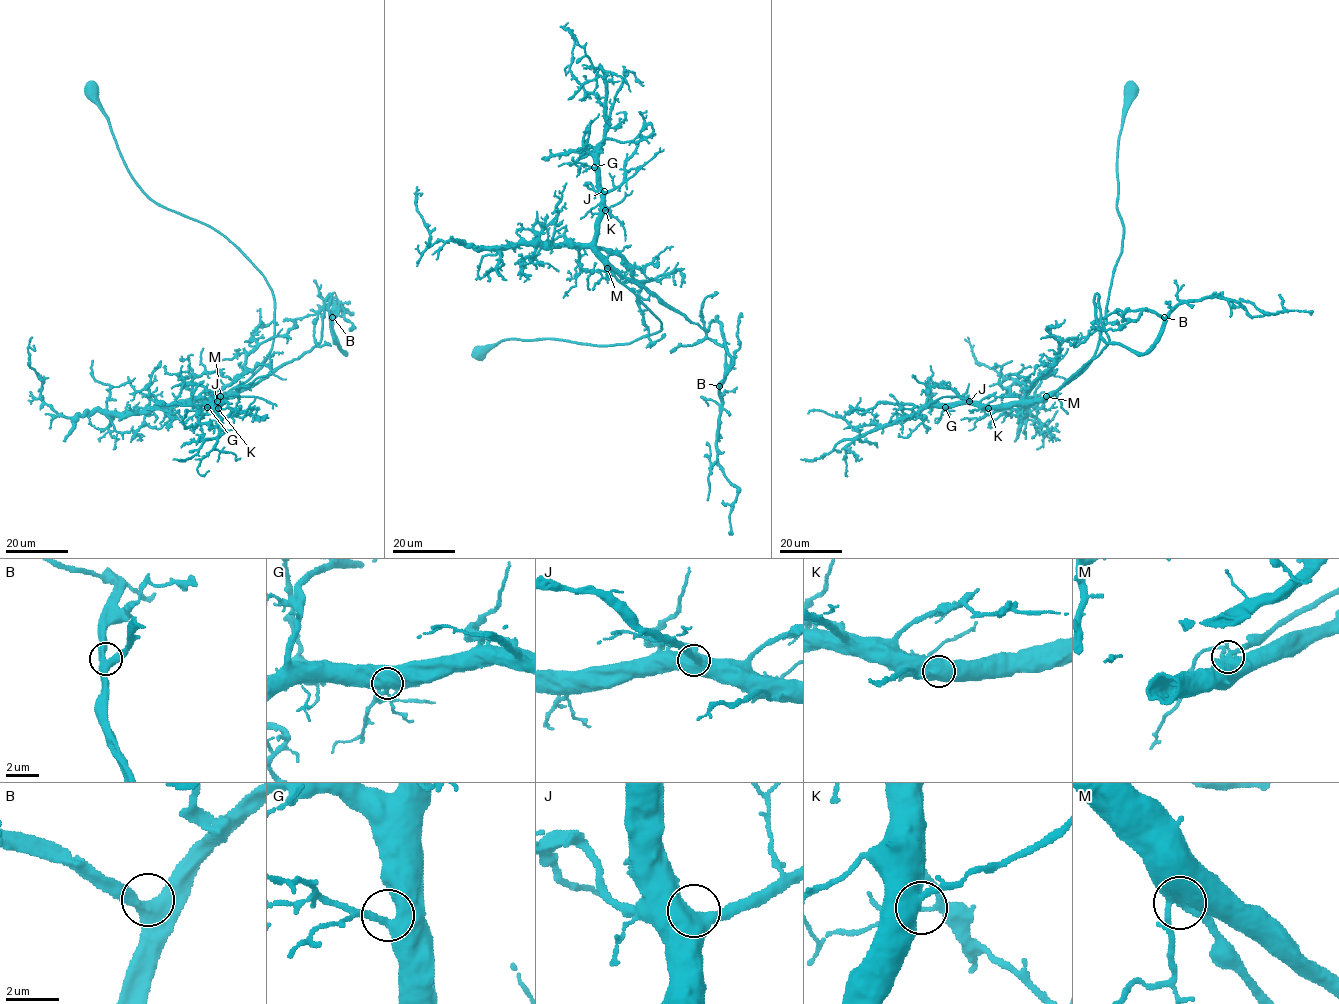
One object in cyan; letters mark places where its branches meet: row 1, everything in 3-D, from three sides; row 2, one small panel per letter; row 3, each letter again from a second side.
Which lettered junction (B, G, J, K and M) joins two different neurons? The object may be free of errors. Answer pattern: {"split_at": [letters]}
{"split_at": []}

